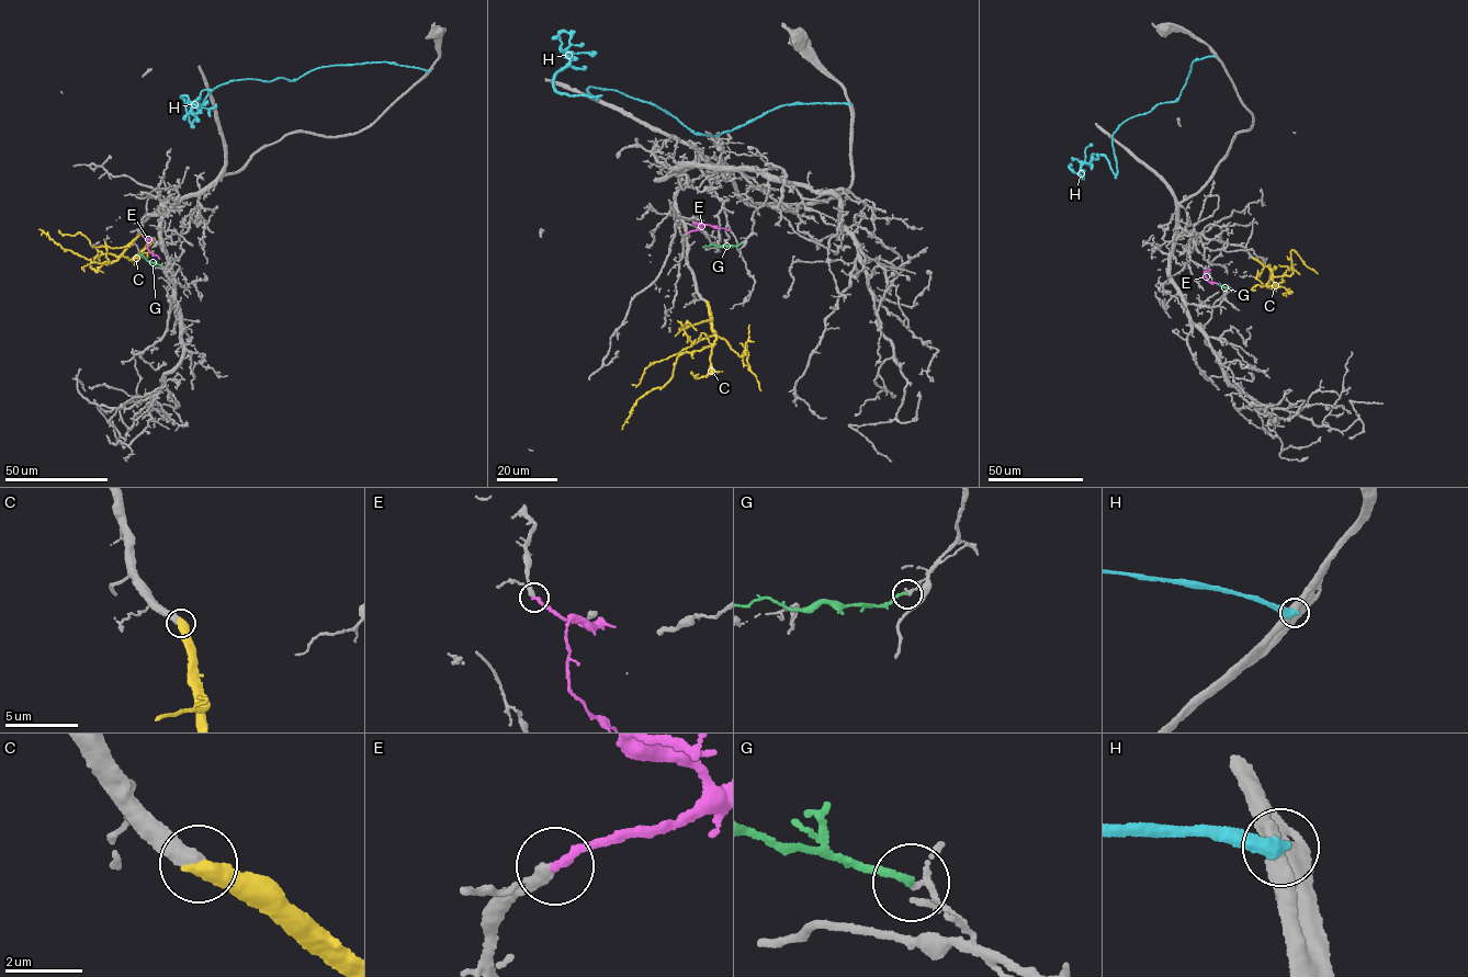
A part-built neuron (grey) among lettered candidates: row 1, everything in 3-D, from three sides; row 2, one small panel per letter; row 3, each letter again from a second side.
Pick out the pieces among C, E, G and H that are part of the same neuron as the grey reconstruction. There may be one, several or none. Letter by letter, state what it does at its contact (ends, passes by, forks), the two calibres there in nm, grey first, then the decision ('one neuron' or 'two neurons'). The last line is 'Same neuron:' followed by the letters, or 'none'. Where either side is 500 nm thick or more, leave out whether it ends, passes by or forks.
C: 480 nm thick on the grey side, 550 nm on the other; one neuron
E: it ends there; 240 nm thick on the grey side, 240 nm on the other; one neuron
G: it ends there; 110 nm thick on the grey side, 190 nm on the other; two neurons
H: 600 nm thick on the grey side, 480 nm on the other; two neurons
Same neuron: C, E

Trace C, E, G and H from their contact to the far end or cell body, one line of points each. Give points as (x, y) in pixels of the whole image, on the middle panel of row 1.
C: (707, 302), (715, 340), (711, 344), (677, 358), (670, 379), (636, 400), (622, 429)
E: (688, 233), (699, 226), (696, 223), (730, 230)
G: (742, 243), (702, 247)
H: (850, 104), (786, 104), (695, 134), (618, 91), (556, 90), (569, 35), (552, 40)

